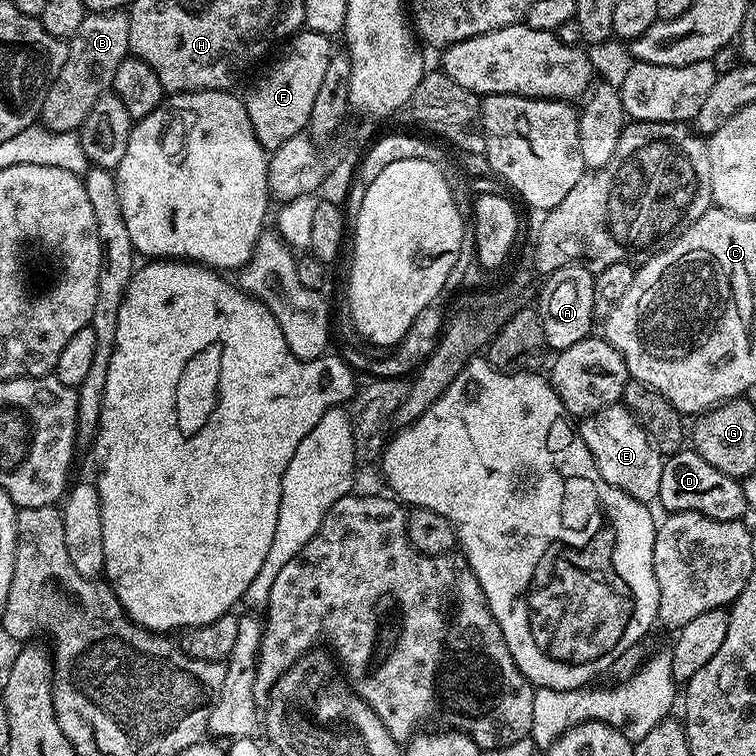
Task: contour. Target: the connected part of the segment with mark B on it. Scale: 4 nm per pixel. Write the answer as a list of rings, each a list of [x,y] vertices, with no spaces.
[[[127,11],[88,12],[82,18],[82,26],[78,26],[71,40],[67,41],[66,62],[62,62],[62,70],[58,70],[58,78],[54,78],[50,94],[46,94],[46,102],[42,102],[39,123],[52,132],[76,132],[82,122],[86,122],[86,114],[90,114],[94,102],[98,102],[98,98],[102,98],[111,89],[114,74],[118,74],[118,66],[122,66],[124,59],[130,55],[129,42],[130,22]]]

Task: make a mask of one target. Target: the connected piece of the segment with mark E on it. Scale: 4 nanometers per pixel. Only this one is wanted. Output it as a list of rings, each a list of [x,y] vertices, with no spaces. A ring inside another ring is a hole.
[[[609,406],[598,410],[593,416],[585,416],[579,421],[578,431],[602,478],[606,478],[610,486],[630,494],[630,498],[642,504],[651,505],[659,497],[665,457],[652,445],[648,433],[627,408]]]

